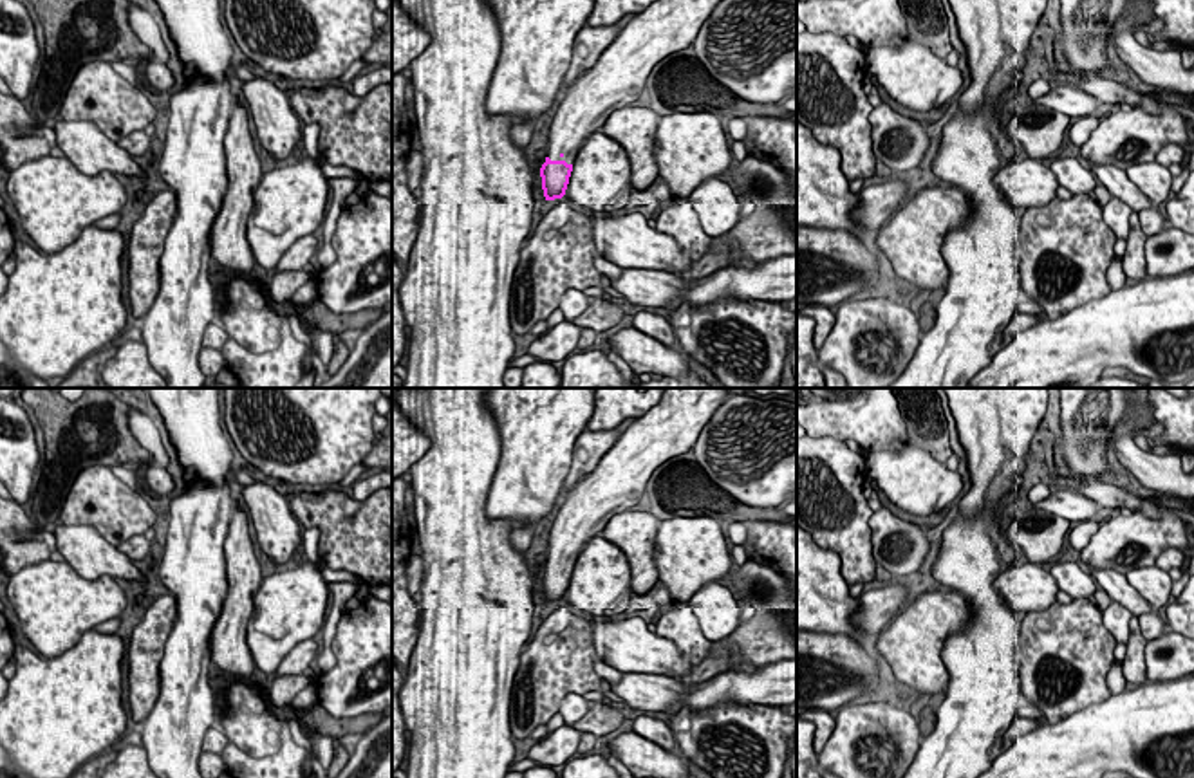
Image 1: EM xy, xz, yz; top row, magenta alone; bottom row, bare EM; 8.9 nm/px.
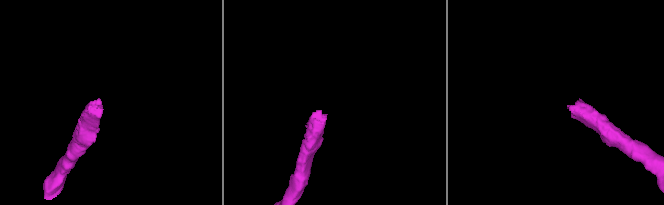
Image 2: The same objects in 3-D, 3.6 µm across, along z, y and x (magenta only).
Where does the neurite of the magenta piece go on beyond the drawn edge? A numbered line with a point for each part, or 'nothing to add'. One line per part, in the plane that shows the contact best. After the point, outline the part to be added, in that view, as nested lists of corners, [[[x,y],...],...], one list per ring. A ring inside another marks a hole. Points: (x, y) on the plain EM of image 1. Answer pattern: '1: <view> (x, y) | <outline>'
1: xz (671, 428) | [[[665,388],[661,401],[645,415],[636,417],[596,468],[567,491],[551,527],[546,561],[574,569],[583,545],[598,536],[614,514],[627,511],[645,496],[648,478],[663,462],[694,448],[701,430],[728,397],[726,388]]]

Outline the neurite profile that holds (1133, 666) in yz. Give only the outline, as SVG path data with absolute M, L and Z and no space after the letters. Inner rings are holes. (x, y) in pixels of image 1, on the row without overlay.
M1133 616L1129 621L1129 641L1127 641L1127 652L1125 659L1122 661L1122 670L1125 682L1131 686L1140 686L1149 682L1145 673L1145 639L1140 632L1138 617Z

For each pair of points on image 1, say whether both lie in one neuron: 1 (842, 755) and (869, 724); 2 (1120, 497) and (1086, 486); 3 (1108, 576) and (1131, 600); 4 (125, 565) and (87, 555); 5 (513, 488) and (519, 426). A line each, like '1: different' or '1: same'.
1: same
2: same
3: same
4: same
5: same

